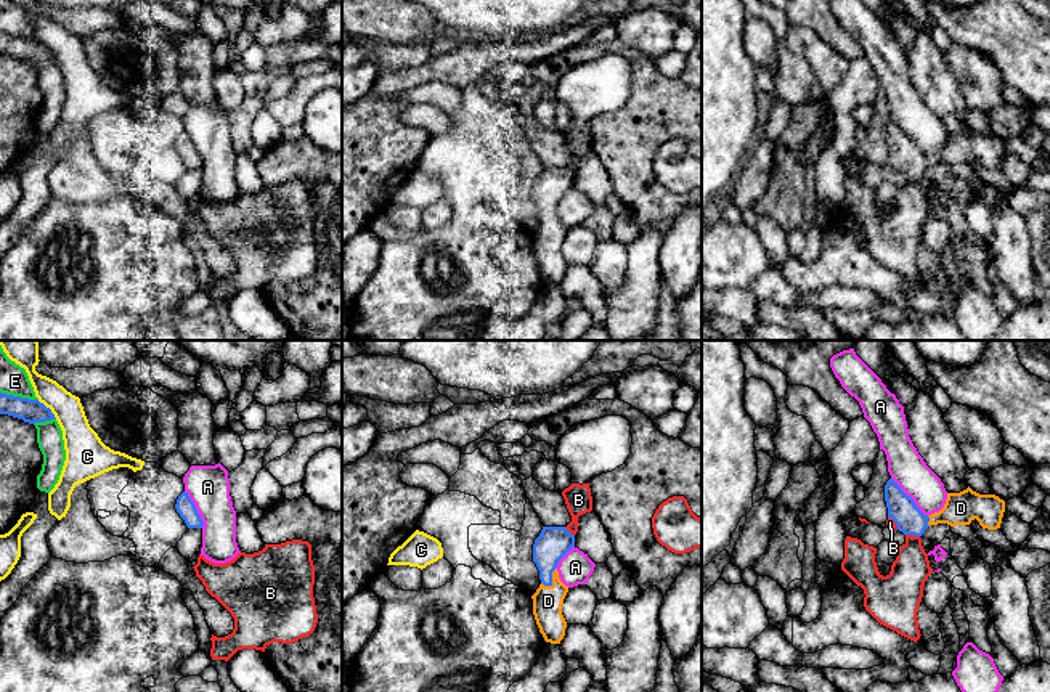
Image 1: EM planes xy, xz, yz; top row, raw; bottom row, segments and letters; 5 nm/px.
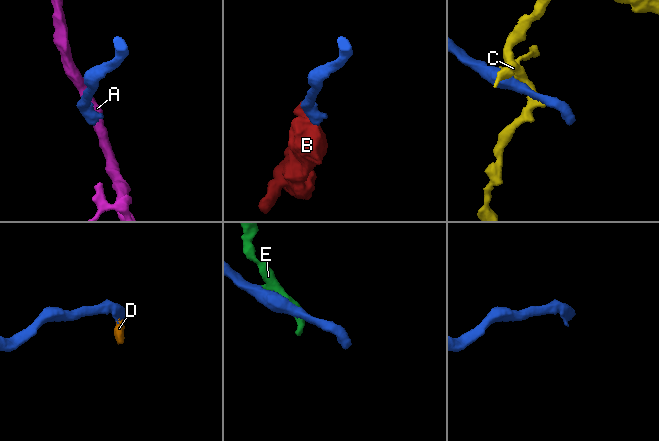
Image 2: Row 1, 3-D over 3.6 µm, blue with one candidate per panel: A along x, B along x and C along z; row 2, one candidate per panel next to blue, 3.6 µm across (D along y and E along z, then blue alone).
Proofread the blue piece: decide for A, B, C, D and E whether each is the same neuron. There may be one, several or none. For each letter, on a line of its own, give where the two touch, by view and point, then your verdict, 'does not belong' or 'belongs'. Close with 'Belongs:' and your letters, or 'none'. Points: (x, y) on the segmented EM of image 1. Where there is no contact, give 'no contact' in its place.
A: yz (909, 496) | does not belong
B: yz (912, 533) | belongs
C: xy (48, 408) | does not belong
D: xz (551, 578) | belongs
E: xy (20, 397) | does not belong
Belongs: B, D

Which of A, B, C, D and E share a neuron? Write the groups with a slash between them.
A / B D / C / E

